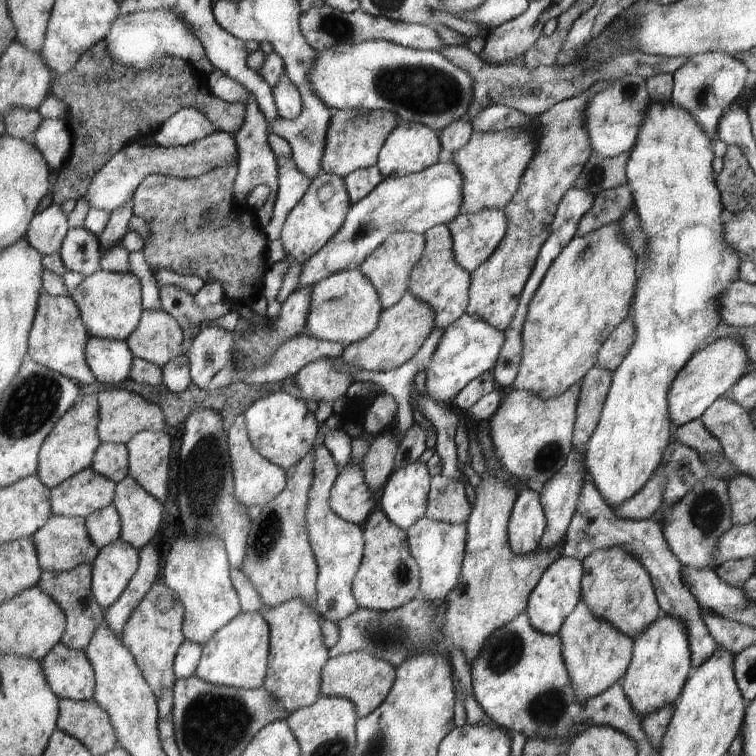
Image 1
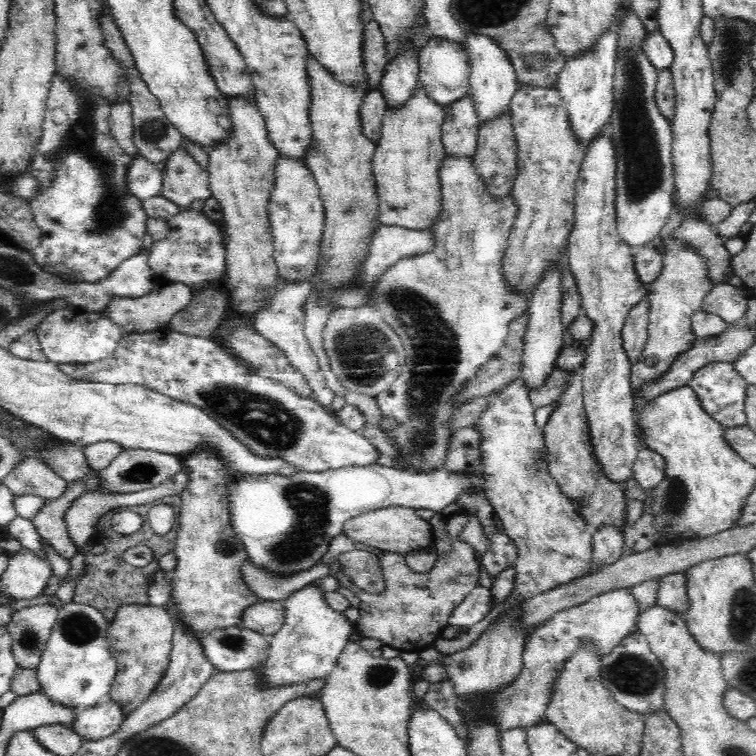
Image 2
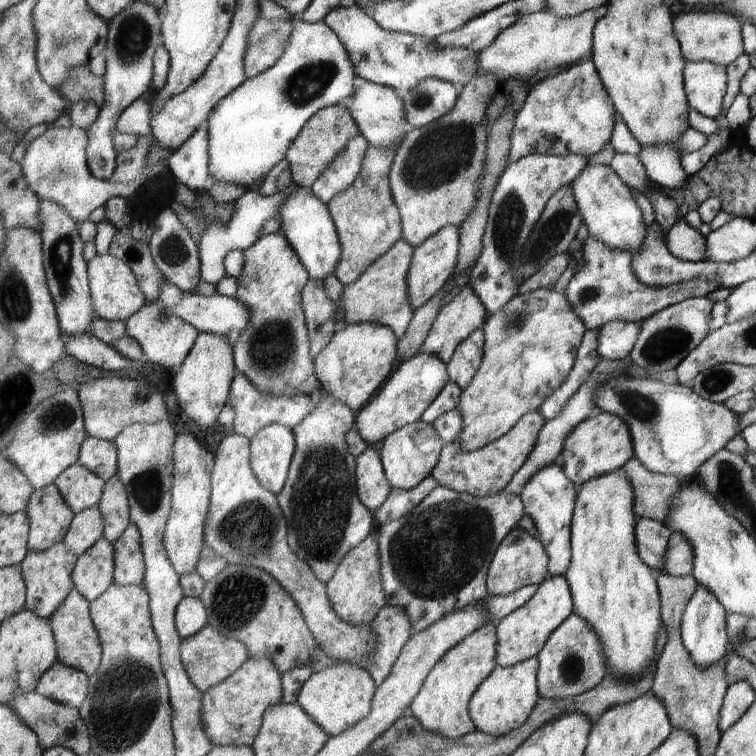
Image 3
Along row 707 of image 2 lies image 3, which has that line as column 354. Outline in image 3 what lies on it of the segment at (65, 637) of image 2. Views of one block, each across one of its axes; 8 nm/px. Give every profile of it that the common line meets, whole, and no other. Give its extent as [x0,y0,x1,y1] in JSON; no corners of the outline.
[205,18,358,192]

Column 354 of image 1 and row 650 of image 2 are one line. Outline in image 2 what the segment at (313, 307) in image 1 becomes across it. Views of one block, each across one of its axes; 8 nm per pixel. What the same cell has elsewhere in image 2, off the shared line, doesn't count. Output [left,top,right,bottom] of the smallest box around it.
[260,582,354,688]

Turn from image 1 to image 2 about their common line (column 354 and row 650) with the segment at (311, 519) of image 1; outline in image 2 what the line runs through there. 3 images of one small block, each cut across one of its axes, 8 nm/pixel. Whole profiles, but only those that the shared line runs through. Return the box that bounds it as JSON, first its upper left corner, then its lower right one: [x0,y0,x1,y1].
[456,588,639,737]

